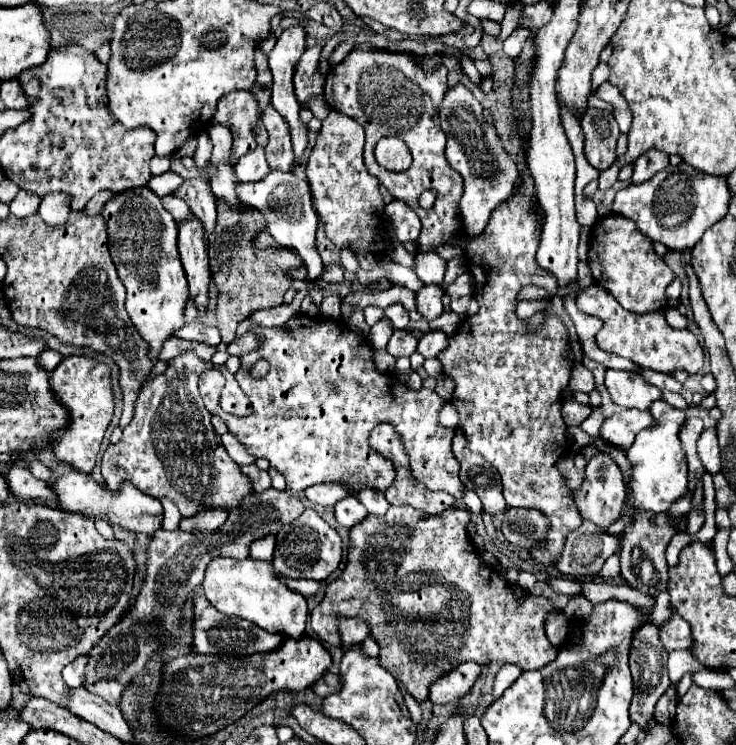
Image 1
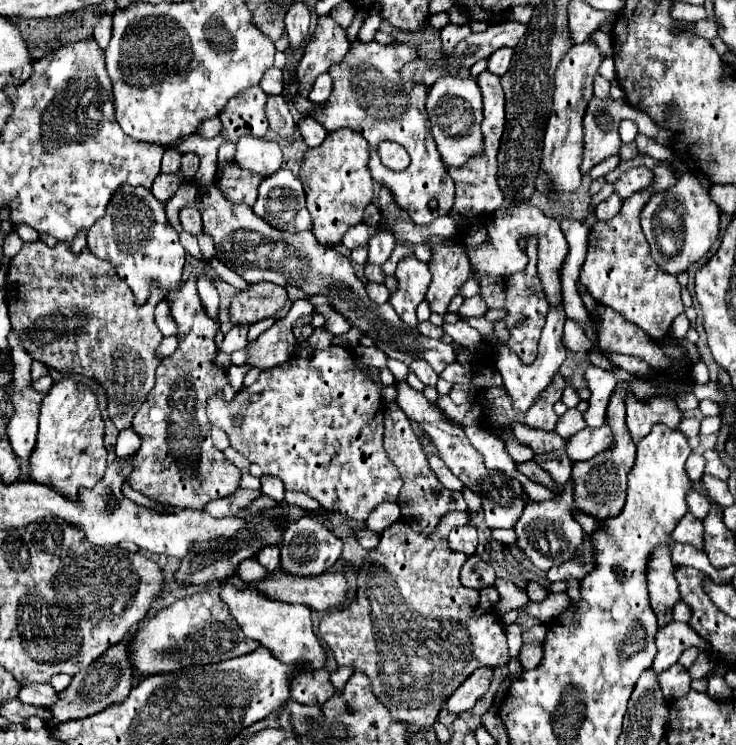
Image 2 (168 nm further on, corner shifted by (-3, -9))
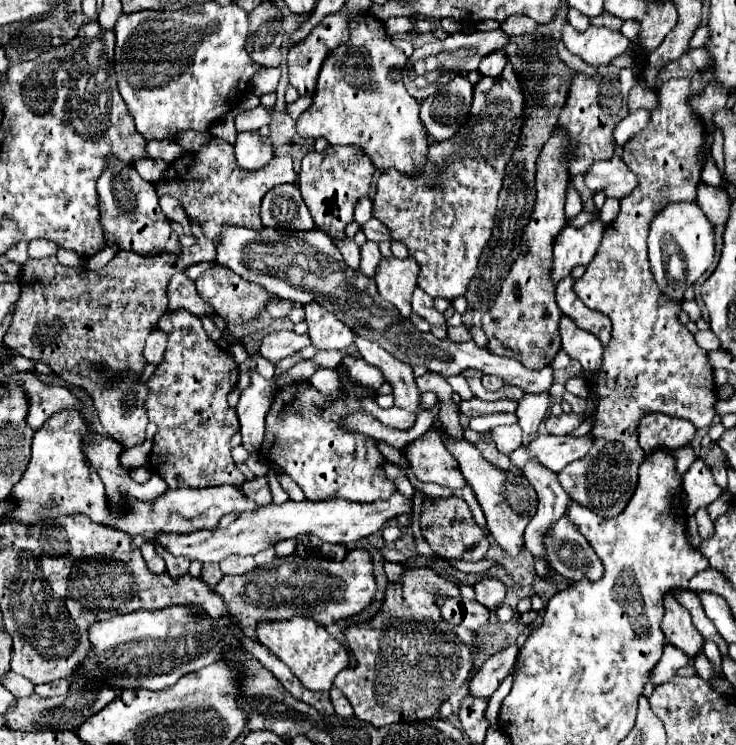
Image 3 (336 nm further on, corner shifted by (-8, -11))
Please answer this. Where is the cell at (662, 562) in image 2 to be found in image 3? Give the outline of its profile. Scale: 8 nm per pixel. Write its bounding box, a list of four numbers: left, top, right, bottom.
[661,592,703,660]

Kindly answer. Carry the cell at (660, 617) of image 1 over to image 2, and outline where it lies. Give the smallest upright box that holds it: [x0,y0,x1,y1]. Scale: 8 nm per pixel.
[652,622,706,672]

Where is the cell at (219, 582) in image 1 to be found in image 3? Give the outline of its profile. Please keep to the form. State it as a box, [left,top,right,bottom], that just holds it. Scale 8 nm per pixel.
[257,616,349,690]

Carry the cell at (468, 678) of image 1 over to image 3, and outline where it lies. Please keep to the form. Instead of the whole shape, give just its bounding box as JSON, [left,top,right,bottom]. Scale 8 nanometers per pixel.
[469,642,519,698]

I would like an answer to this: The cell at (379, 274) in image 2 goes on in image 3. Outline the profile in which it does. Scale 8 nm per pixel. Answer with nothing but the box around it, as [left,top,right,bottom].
[361,240,381,278]

